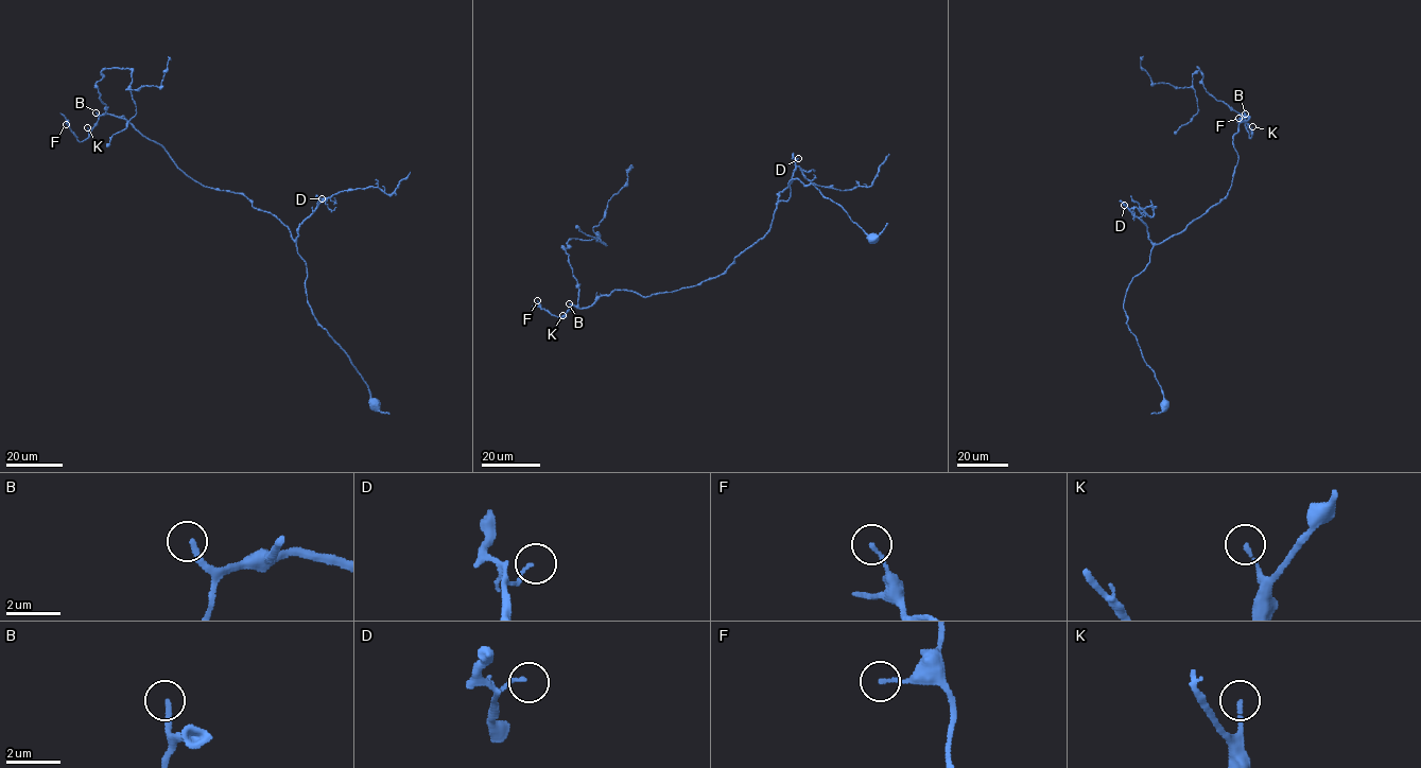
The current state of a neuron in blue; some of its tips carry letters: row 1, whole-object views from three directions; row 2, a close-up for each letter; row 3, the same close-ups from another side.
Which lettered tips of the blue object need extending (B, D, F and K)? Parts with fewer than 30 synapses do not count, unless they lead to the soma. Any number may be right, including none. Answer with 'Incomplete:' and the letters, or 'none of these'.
Incomplete: B

